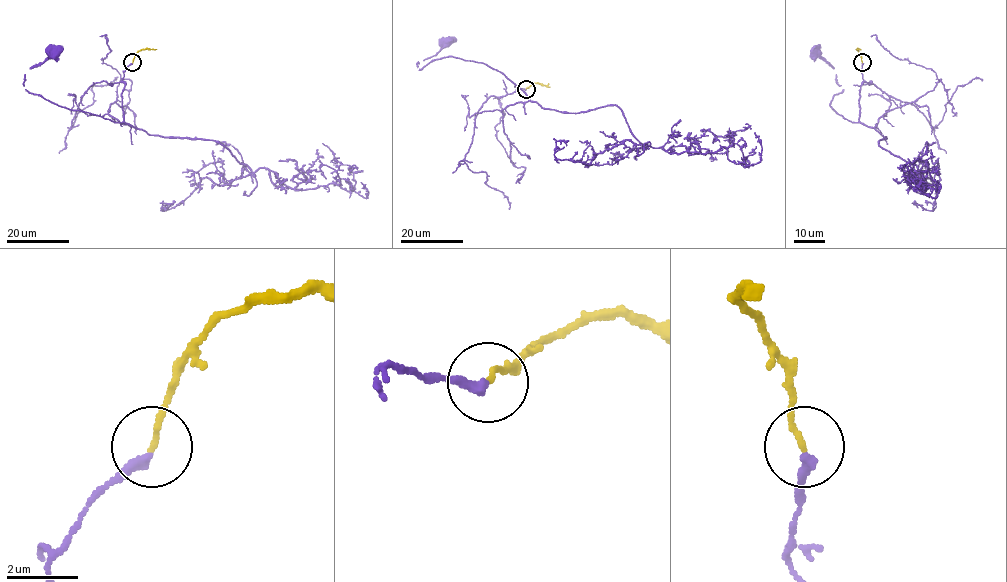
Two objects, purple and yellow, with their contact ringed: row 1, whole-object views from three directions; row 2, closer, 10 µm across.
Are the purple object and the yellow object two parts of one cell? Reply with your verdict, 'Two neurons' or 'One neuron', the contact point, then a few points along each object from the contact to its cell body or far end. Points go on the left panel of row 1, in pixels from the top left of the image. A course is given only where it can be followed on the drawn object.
One neuron. Place: (132, 62). Course of purple: (133, 62), (123, 72), (123, 121), (113, 122), (58, 106), (25, 89), (24, 75), (53, 54). Course of yellow: (133, 62), (139, 51), (157, 49)

